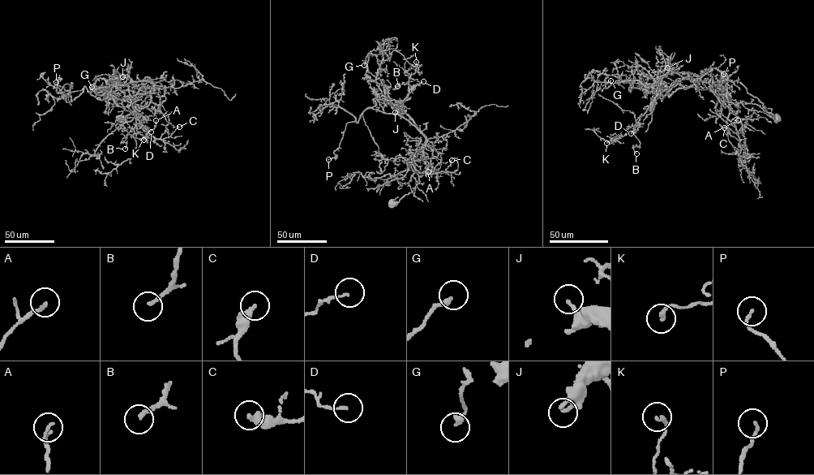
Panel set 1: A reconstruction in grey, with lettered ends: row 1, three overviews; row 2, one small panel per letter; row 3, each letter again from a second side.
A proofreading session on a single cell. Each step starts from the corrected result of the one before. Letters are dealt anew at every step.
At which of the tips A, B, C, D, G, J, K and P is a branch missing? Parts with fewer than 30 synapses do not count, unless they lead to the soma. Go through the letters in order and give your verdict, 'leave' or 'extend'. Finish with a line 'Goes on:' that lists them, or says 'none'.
A: leave
B: leave
C: leave
D: leave
G: leave
J: leave
K: leave
P: leave
Goes on: none

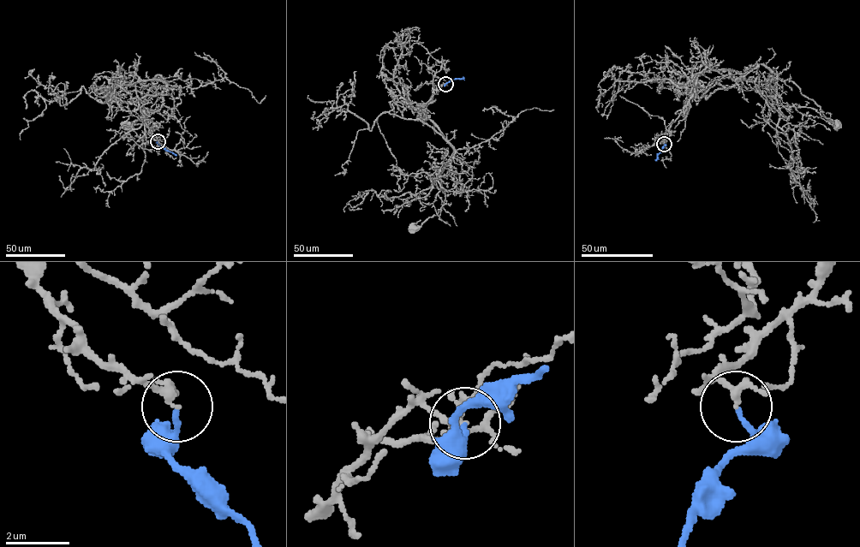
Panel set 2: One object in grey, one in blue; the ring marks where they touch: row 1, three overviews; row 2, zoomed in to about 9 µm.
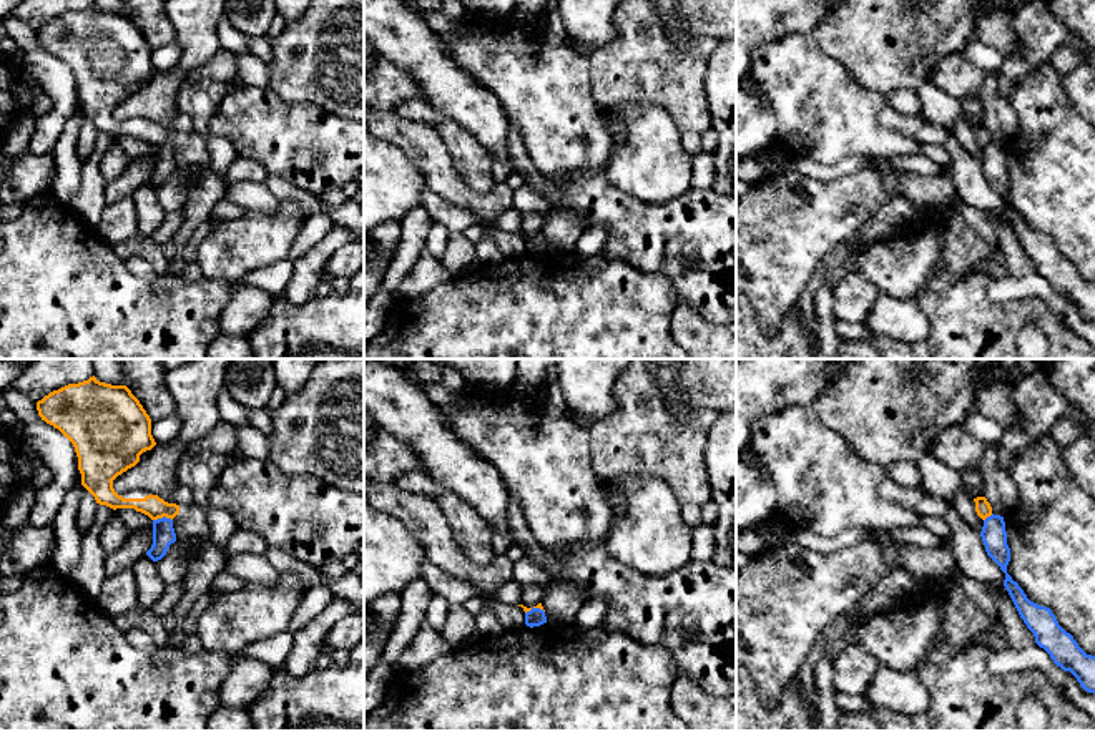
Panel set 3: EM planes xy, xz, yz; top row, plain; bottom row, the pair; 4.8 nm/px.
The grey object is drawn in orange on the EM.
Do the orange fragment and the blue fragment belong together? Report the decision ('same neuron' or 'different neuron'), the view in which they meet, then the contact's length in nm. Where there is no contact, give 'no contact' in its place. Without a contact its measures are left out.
different neuron | xy | 100 nm

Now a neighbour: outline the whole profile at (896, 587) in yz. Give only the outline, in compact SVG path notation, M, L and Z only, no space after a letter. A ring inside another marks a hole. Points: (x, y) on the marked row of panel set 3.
M894 570L882 576L857 605L821 631L804 665L794 676L794 681L798 681L803 689L814 691L814 665L822 656L826 645L834 638L841 638L861 616L891 611L916 593L921 585L924 583L911 575L904 575L901 570Z

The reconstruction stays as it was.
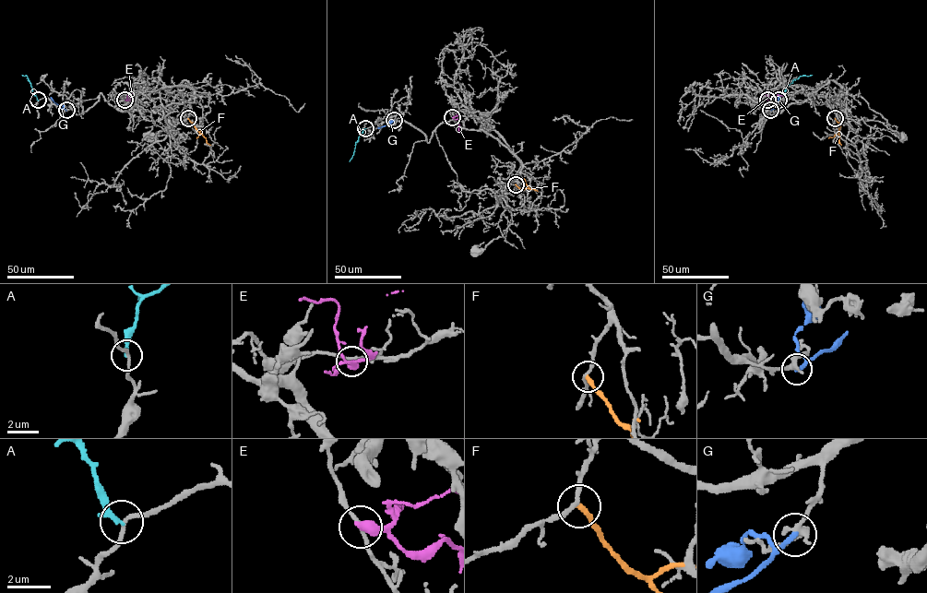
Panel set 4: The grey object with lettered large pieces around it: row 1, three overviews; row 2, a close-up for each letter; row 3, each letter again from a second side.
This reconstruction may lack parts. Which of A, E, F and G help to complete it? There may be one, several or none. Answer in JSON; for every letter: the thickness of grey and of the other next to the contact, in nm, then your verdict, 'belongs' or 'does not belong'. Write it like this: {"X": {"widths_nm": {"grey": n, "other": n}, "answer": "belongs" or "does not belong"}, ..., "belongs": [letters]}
{"A": {"widths_nm": {"grey": 180, "other": 240}, "answer": "does not belong"}, "E": {"widths_nm": {"grey": 170, "other": 480}, "answer": "does not belong"}, "F": {"widths_nm": {"grey": 190, "other": 240}, "answer": "does not belong"}, "G": {"widths_nm": {"grey": 320, "other": 240}, "answer": "does not belong"}, "belongs": []}

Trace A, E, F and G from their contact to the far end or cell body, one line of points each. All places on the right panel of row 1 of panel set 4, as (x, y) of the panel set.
A: (778, 100), (793, 79), (812, 75)
E: (767, 100), (771, 94), (782, 95)
F: (835, 118), (839, 126), (841, 145)
G: (770, 110), (775, 107), (777, 97)

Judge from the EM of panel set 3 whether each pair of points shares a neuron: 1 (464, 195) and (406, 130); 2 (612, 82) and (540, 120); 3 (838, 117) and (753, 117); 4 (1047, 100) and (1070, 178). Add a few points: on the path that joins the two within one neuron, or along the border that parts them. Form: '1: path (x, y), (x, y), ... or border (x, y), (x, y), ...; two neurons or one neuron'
1: path (447, 178), (422, 147); one neuron
2: border (580, 55), (589, 62), (592, 97), (602, 107); two neurons
3: border (753, 92), (776, 122), (775, 142); two neurons
4: path (1055, 120), (1055, 158); one neuron

